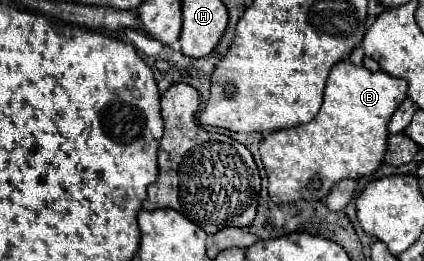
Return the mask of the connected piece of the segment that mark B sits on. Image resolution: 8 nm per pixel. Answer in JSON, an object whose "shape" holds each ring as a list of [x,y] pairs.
{"shape":[[[339,61],[325,83],[323,105],[317,117],[305,125],[273,131],[259,145],[271,201],[319,201],[327,197],[333,183],[371,175],[383,163],[389,137],[387,123],[405,97],[405,79],[391,77],[385,71],[371,73],[367,67]]]}

